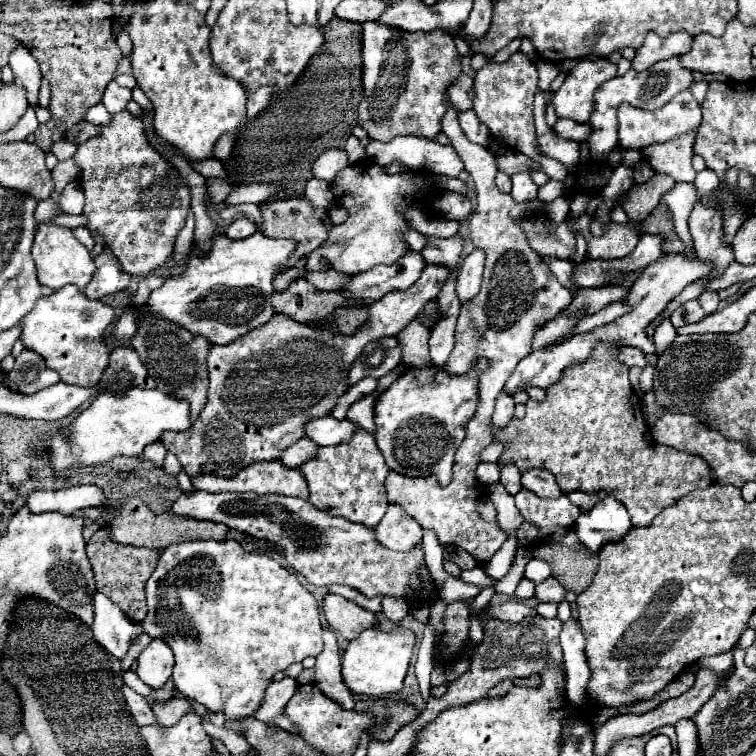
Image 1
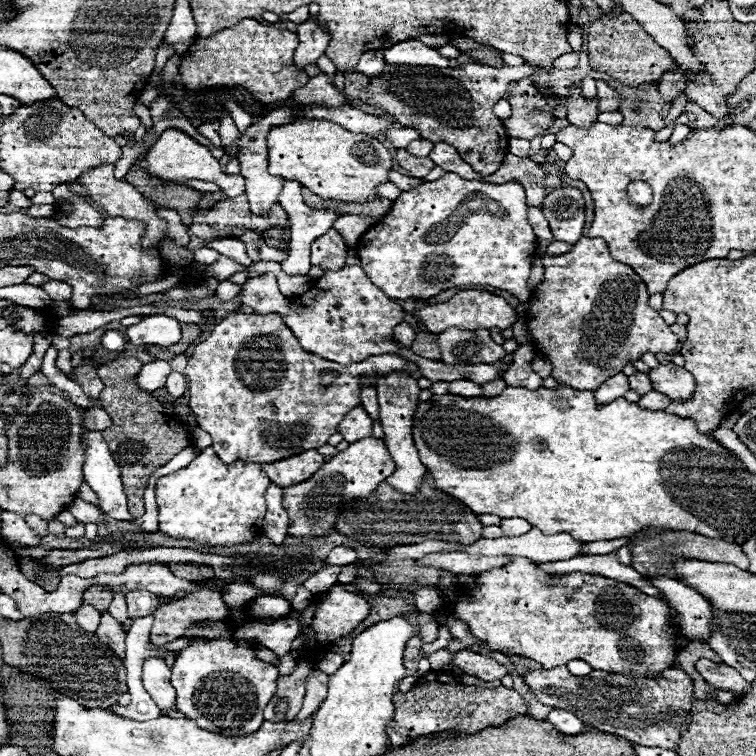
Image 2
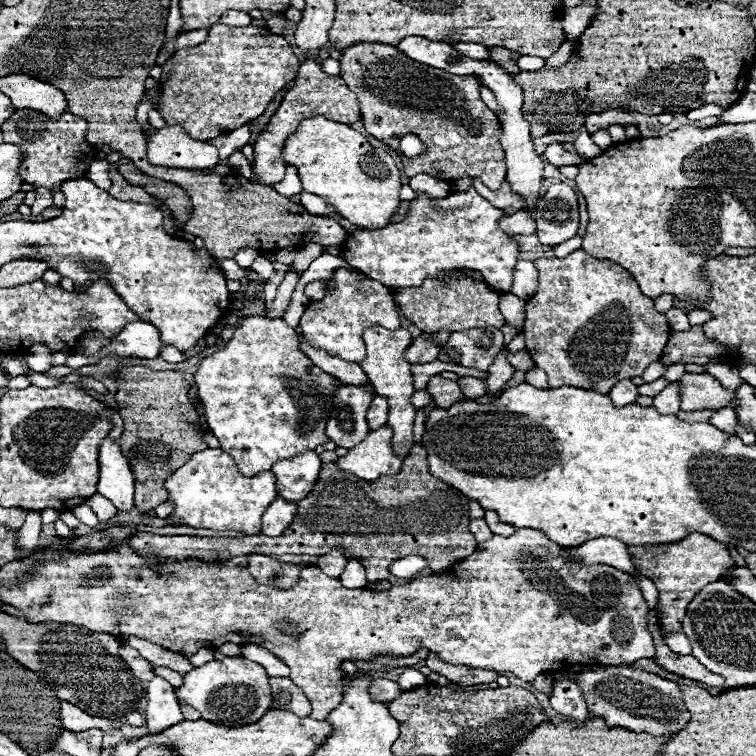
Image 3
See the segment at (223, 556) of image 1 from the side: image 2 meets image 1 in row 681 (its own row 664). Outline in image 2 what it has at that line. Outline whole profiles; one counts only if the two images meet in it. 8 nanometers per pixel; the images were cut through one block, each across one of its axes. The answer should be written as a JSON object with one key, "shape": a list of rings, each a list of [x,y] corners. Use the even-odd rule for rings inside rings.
{"shape":[[[194,638],[172,666],[176,710],[196,720],[198,728],[224,736],[248,736],[264,722],[262,712],[276,694],[278,668],[254,656],[254,642],[240,638]]]}

